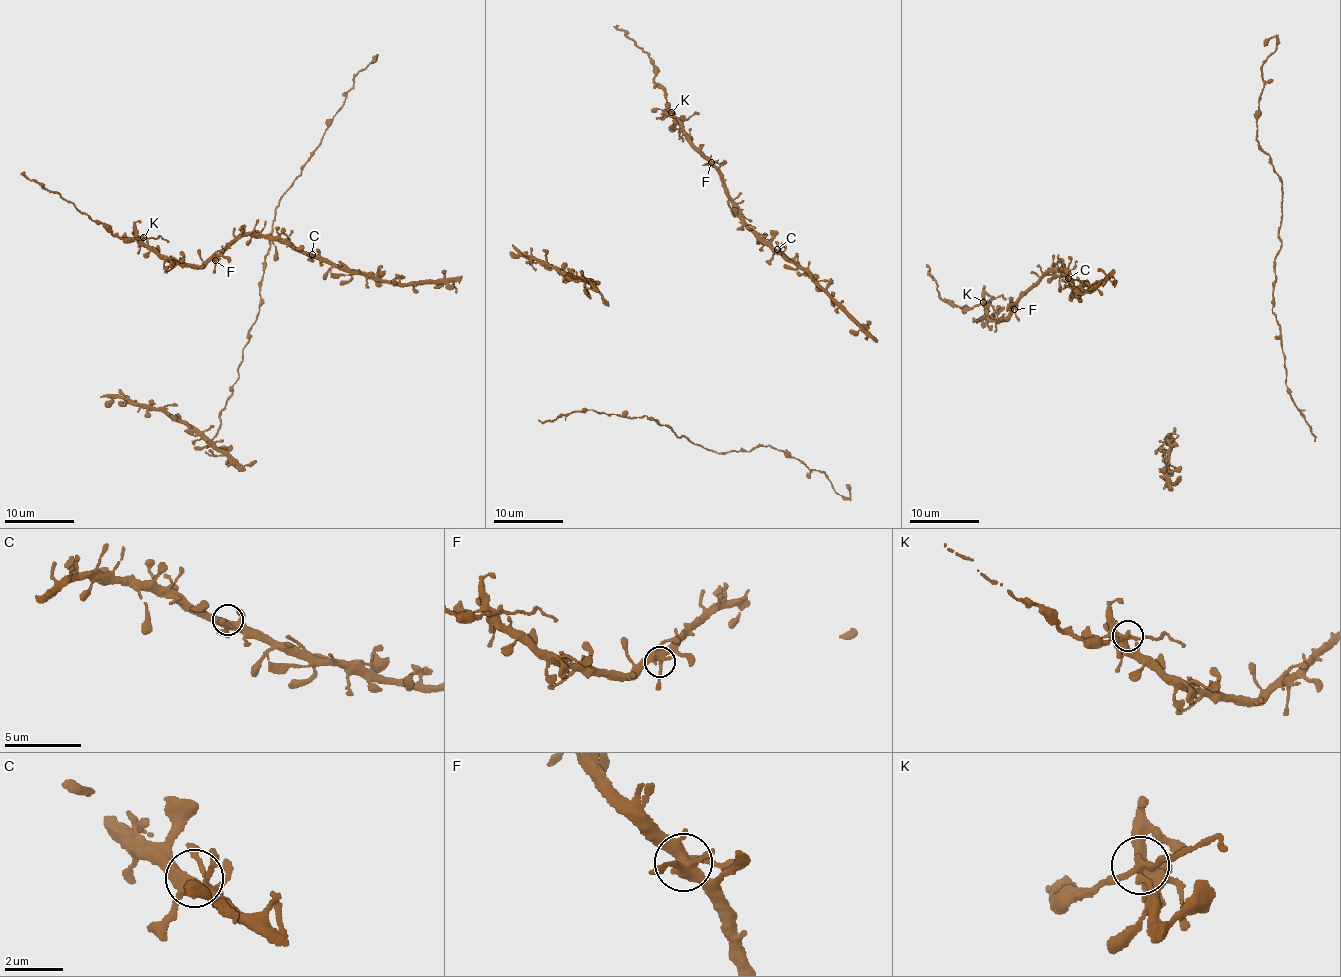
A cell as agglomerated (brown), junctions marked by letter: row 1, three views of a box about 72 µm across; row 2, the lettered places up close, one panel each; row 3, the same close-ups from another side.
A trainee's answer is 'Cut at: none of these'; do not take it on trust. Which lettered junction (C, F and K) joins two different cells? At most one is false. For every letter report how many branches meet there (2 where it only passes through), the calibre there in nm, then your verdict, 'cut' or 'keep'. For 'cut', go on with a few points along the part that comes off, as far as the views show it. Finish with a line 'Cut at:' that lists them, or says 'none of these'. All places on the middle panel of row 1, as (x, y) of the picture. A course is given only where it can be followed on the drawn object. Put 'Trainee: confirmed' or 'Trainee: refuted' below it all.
C: 5 branches meet; 400 nm thick; keep
F: 5 branches meet; 400 nm thick; keep
K: 5 branches meet; 360 nm thick; cut; foreign part runs (671, 112), (664, 91), (654, 79), (656, 69), (652, 60), (624, 30), (617, 29), (618, 25)
Cut at: K
Trainee: refuted

